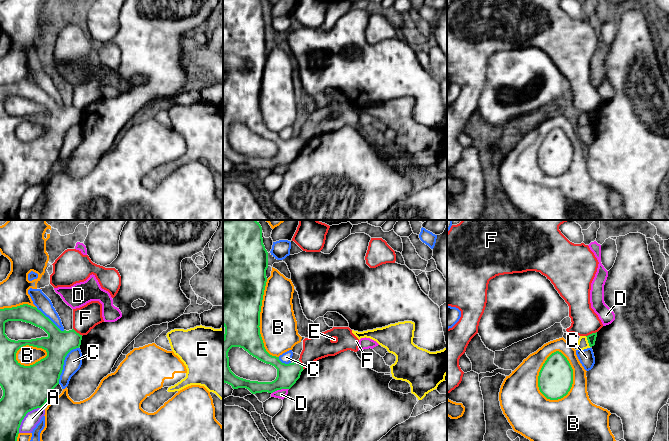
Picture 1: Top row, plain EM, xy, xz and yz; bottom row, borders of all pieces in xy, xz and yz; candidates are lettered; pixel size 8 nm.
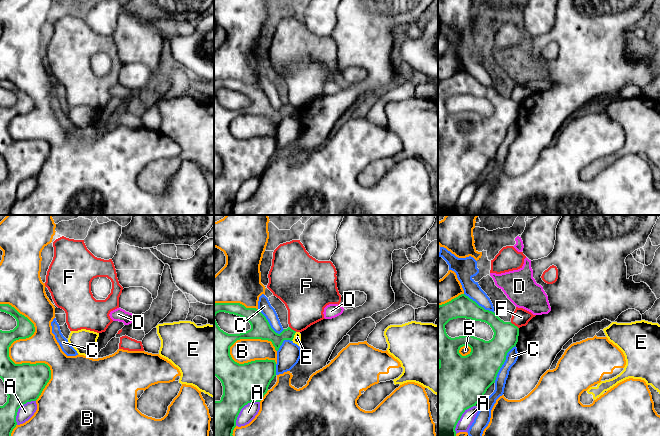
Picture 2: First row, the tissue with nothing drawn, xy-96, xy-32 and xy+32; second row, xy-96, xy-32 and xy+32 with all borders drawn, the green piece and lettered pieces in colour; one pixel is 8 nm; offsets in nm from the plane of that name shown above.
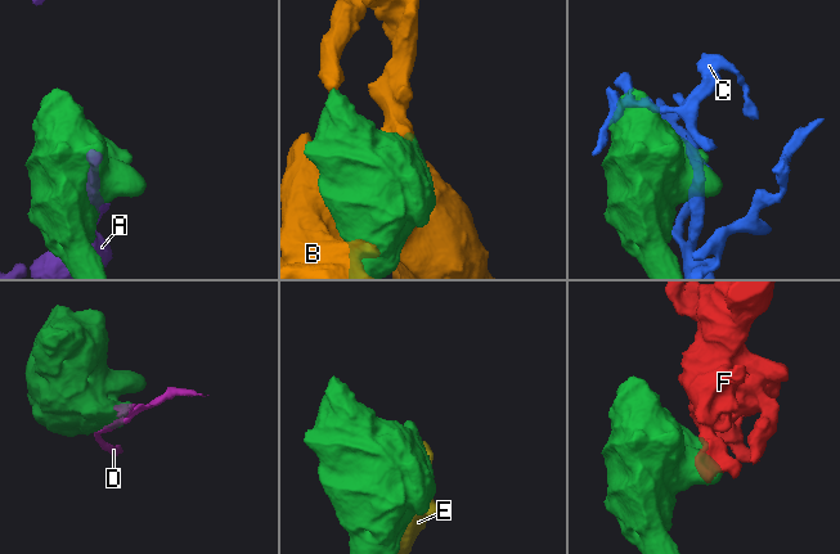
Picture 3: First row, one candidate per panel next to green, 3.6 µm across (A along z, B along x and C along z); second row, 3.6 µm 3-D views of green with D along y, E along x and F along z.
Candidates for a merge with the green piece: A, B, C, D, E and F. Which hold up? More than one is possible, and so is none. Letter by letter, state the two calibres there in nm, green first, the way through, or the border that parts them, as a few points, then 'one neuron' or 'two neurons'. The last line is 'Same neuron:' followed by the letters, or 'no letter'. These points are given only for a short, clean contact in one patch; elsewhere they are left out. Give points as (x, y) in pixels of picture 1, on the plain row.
A: 360 nm thick on the green side, 120 nm on the other; two neurons
B: 280 nm thick on the green side, 340 nm on the other; two neurons
C: 280 nm thick on the green side, 140 nm on the other; two neurons
D: 180 nm thick on the green side, 80 nm on the other; two neurons
E: 70 nm thick on the green side, 80 nm on the other; border along yz (585, 112), (590, 122); two neurons
F: 70 nm thick on the green side, 220 nm on the other; border along yz (596, 107), (586, 112); two neurons
Same neuron: no letter

